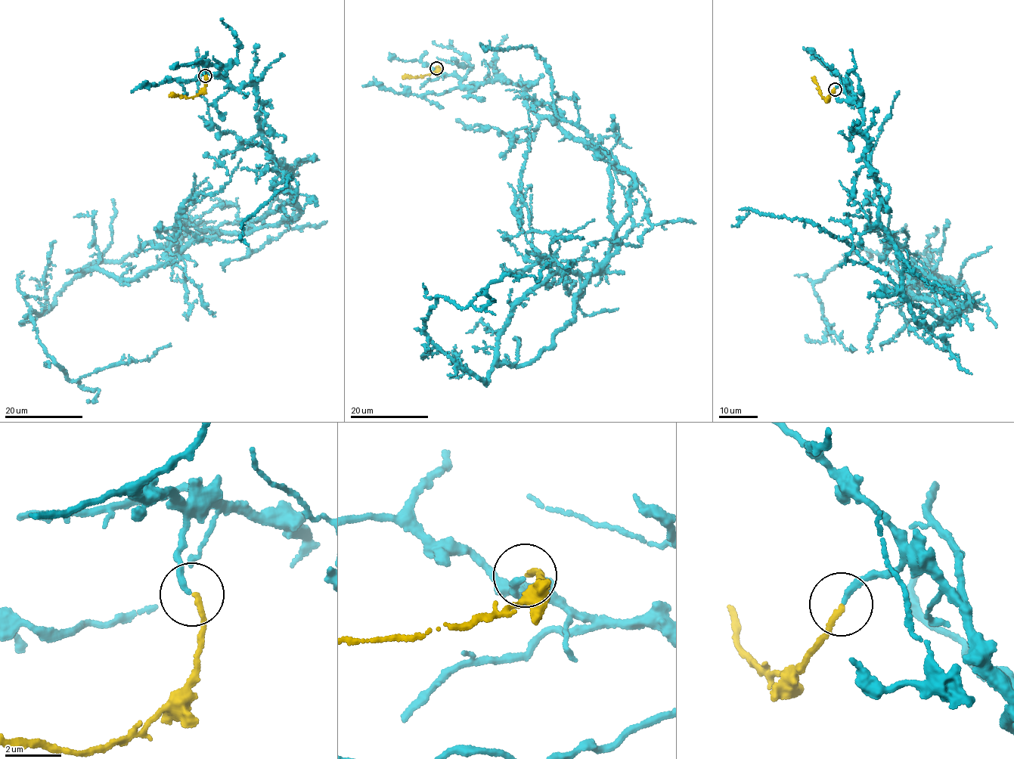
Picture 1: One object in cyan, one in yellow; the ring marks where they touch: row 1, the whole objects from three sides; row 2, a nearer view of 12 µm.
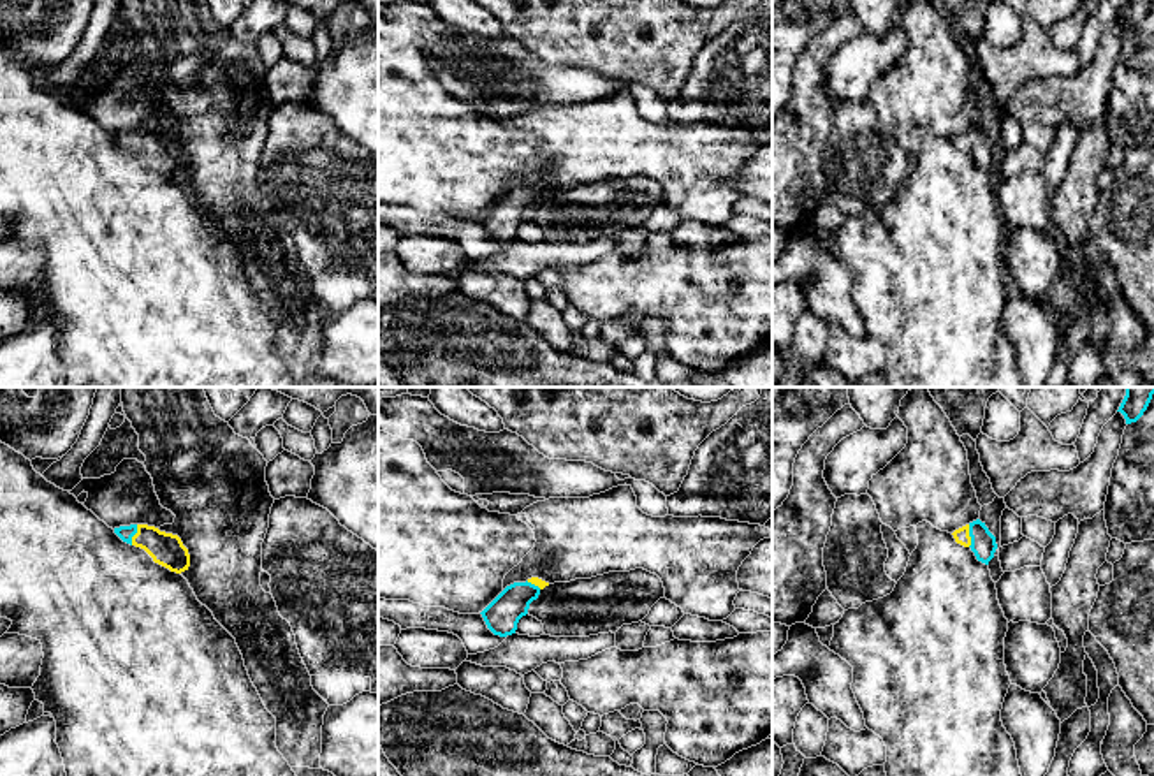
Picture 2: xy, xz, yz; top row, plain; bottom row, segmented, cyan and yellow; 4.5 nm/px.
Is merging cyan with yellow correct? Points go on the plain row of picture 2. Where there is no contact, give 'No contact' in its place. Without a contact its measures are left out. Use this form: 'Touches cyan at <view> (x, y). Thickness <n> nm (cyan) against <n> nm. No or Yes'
Touches cyan at yz (970, 141). Thickness 120 nm (cyan) against 70 nm. Yes

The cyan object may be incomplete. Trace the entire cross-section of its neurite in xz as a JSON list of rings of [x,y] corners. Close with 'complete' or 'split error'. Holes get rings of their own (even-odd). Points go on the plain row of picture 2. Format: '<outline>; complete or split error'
[[[538,183],[507,192],[480,218],[487,234],[500,243],[515,239],[519,225],[528,220],[530,209],[538,204],[545,192],[549,192],[549,188]]]; split error

